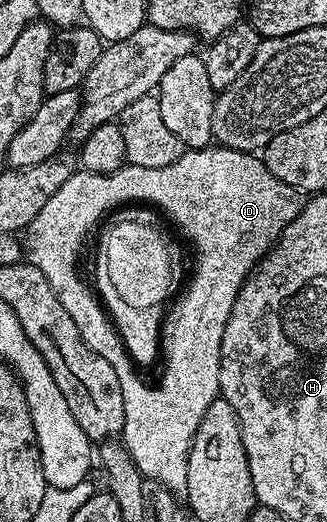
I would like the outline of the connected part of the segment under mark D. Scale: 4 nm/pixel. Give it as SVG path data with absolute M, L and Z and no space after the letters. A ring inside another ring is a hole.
M212 144L200 150L184 149L183 155L181 155L176 162L169 164L165 168L141 168L140 166L125 164L120 170L114 170L112 174L73 173L69 176L69 180L65 180L65 184L61 184L61 188L57 188L57 192L53 192L53 196L49 196L49 200L45 200L45 208L41 208L41 212L37 212L35 219L28 224L25 231L25 237L27 237L26 261L30 262L32 266L36 266L41 272L41 276L45 276L45 280L49 282L49 288L53 288L57 300L61 300L61 305L65 308L65 312L69 312L69 316L73 316L73 324L77 324L77 332L81 332L85 344L89 348L93 348L93 352L97 352L97 356L109 360L109 364L113 364L113 372L117 372L117 380L121 380L121 396L125 404L125 424L123 425L121 441L123 445L127 447L129 456L133 456L133 464L137 464L137 468L143 473L144 479L146 479L148 483L156 482L156 487L168 490L170 494L176 496L186 495L187 465L189 464L191 441L197 432L197 428L201 424L201 420L205 416L205 412L209 408L209 404L213 404L213 400L220 397L221 336L225 336L225 324L229 324L229 316L233 312L233 304L237 300L240 288L243 287L243 282L251 275L252 270L259 265L259 261L263 259L263 255L275 245L275 242L281 236L281 232L288 224L303 211L304 201L304 191L293 188L281 180L277 180L277 176L273 176L273 172L269 172L269 168L264 164L262 157L256 156L251 152L234 150L228 146ZM128 204L150 204L156 211L164 210L164 212L179 225L180 232L195 245L195 271L192 272L191 279L188 280L187 287L183 290L183 295L181 295L180 298L178 295L178 297L168 305L163 316L163 329L161 331L161 366L163 362L163 375L160 376L159 383L157 383L156 386L150 386L149 383L142 382L142 380L135 375L135 373L137 373L137 367L135 363L128 358L126 350L123 349L115 321L112 320L111 315L106 311L108 301L102 299L94 284L88 281L88 279L86 282L86 280L79 275L79 253L83 250L83 241L86 240L87 233L89 233L91 229L94 231L112 212L118 211Z

